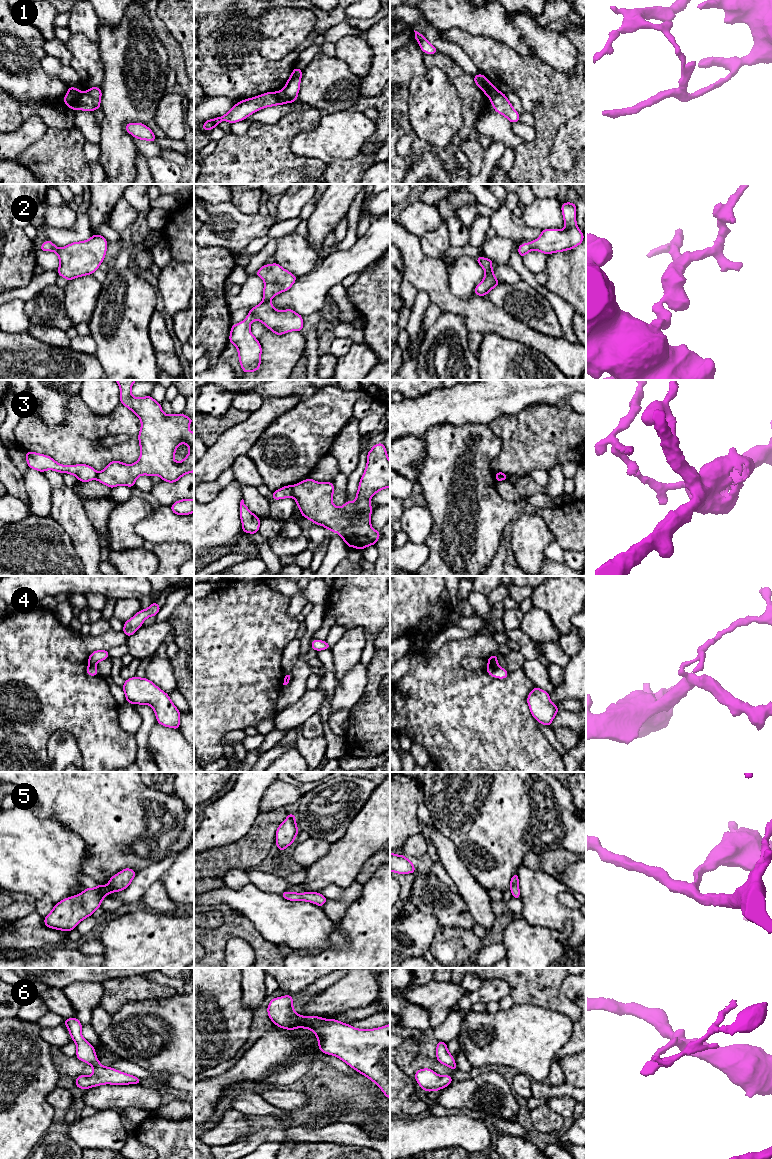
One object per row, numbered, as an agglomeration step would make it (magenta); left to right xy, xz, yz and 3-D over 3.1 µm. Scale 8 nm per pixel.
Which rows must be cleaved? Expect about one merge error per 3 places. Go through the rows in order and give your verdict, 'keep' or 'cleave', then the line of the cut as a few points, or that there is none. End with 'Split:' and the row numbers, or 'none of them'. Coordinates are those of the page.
1: cleave | xz (282, 90), (288, 96), (296, 99)
2: keep | no cut
3: cleave | xz (291, 486), (293, 496)
4: cleave | yz (488, 664), (496, 665)
5: keep | no cut
6: keep | no cut
Split: 1, 3, 4

